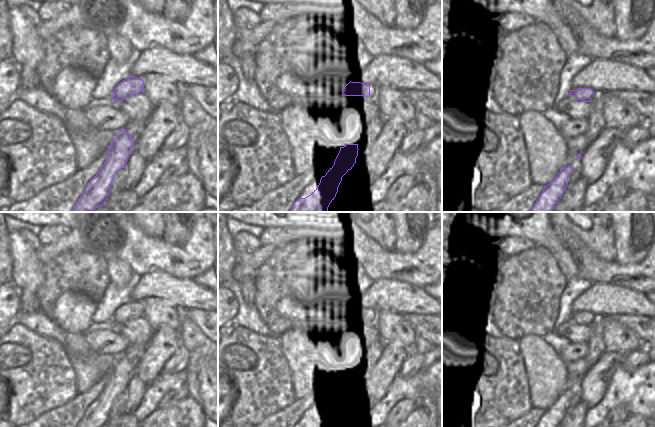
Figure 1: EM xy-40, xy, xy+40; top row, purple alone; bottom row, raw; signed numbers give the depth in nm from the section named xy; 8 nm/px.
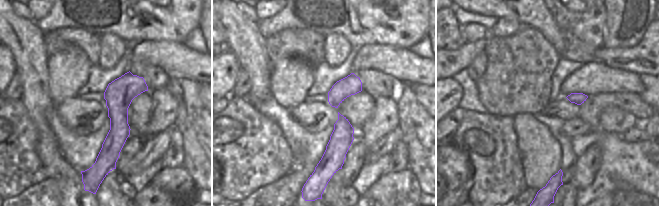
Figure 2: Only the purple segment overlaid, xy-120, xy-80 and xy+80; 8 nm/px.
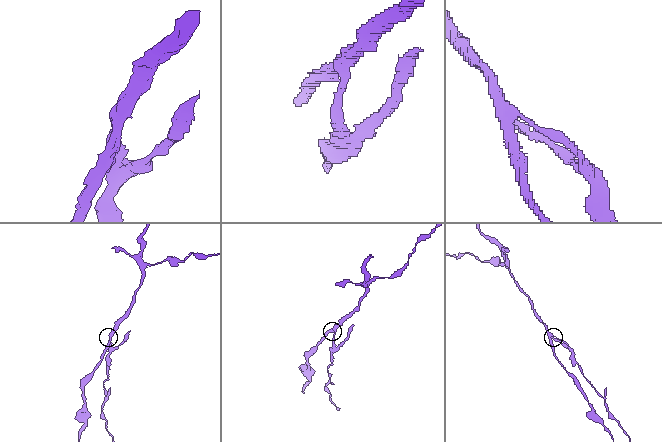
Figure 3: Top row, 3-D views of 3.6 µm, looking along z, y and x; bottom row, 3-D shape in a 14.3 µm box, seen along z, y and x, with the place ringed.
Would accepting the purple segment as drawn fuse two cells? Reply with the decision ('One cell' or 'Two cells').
Two cells

